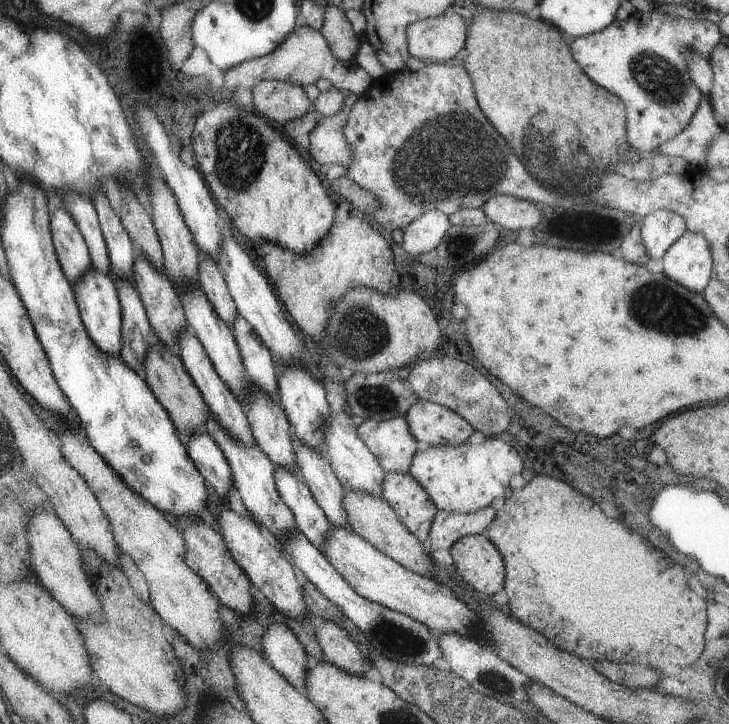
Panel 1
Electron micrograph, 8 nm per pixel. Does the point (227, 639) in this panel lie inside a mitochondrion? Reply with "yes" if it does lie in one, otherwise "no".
no

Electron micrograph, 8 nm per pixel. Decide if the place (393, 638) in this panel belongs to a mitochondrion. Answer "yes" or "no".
yes

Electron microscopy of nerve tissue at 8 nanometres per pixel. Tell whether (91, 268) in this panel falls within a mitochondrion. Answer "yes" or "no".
no

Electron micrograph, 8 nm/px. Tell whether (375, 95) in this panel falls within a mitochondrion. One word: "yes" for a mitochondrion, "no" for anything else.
no

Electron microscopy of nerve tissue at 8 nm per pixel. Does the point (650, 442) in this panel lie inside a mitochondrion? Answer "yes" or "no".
no

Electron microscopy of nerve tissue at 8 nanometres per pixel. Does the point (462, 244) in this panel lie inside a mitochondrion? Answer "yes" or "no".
yes

